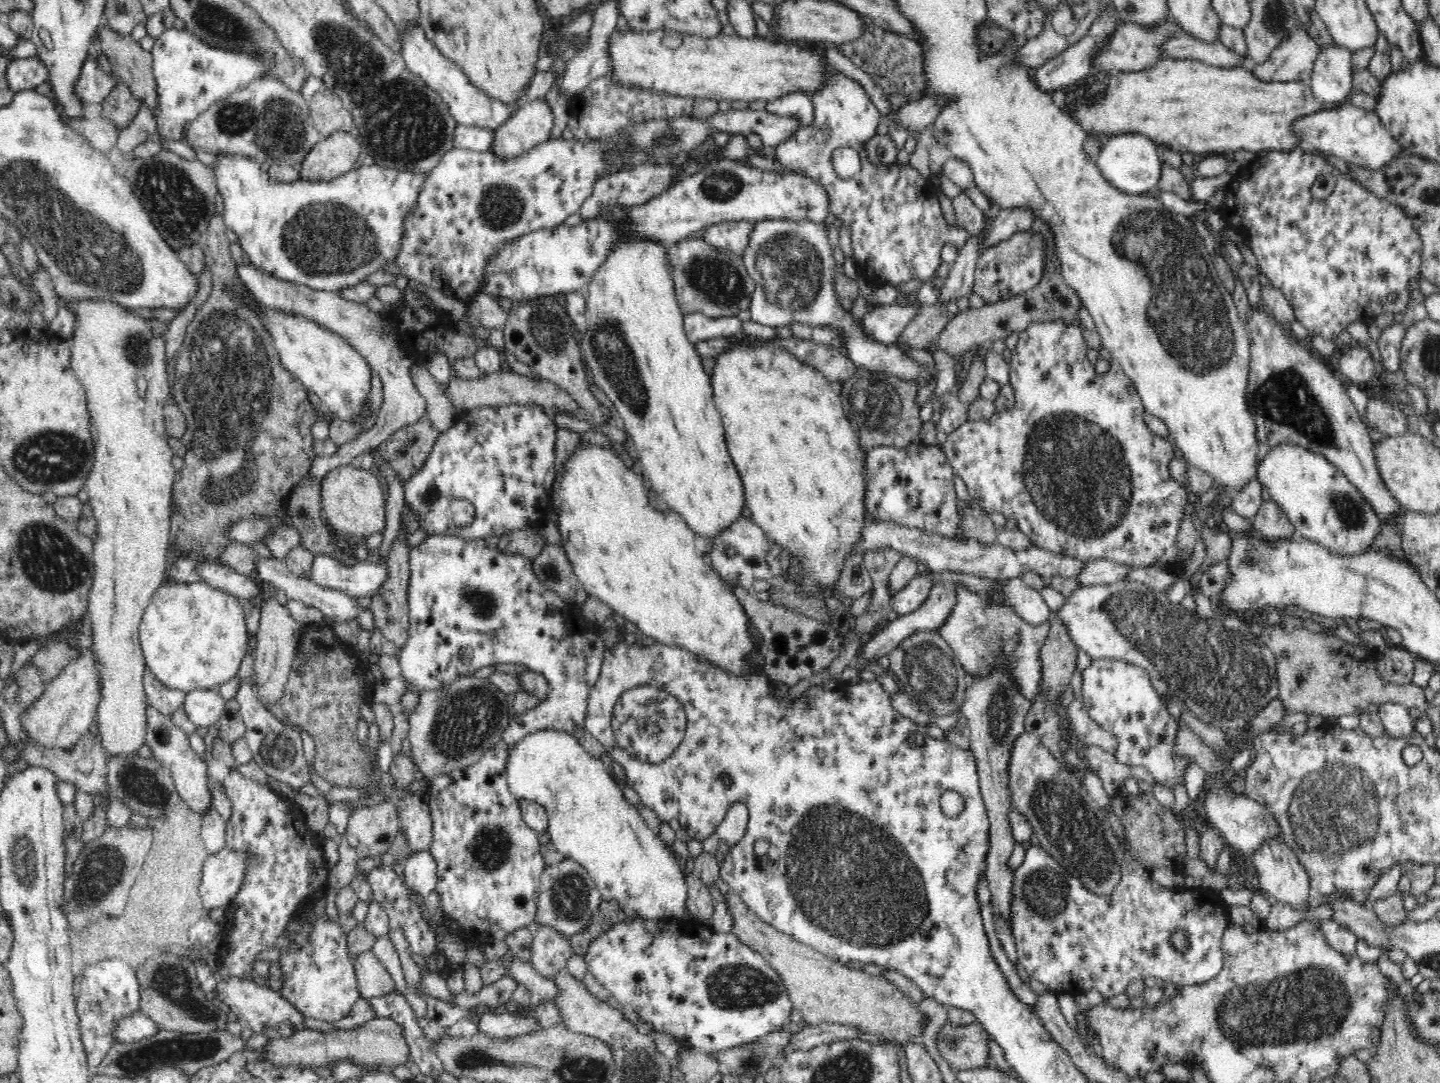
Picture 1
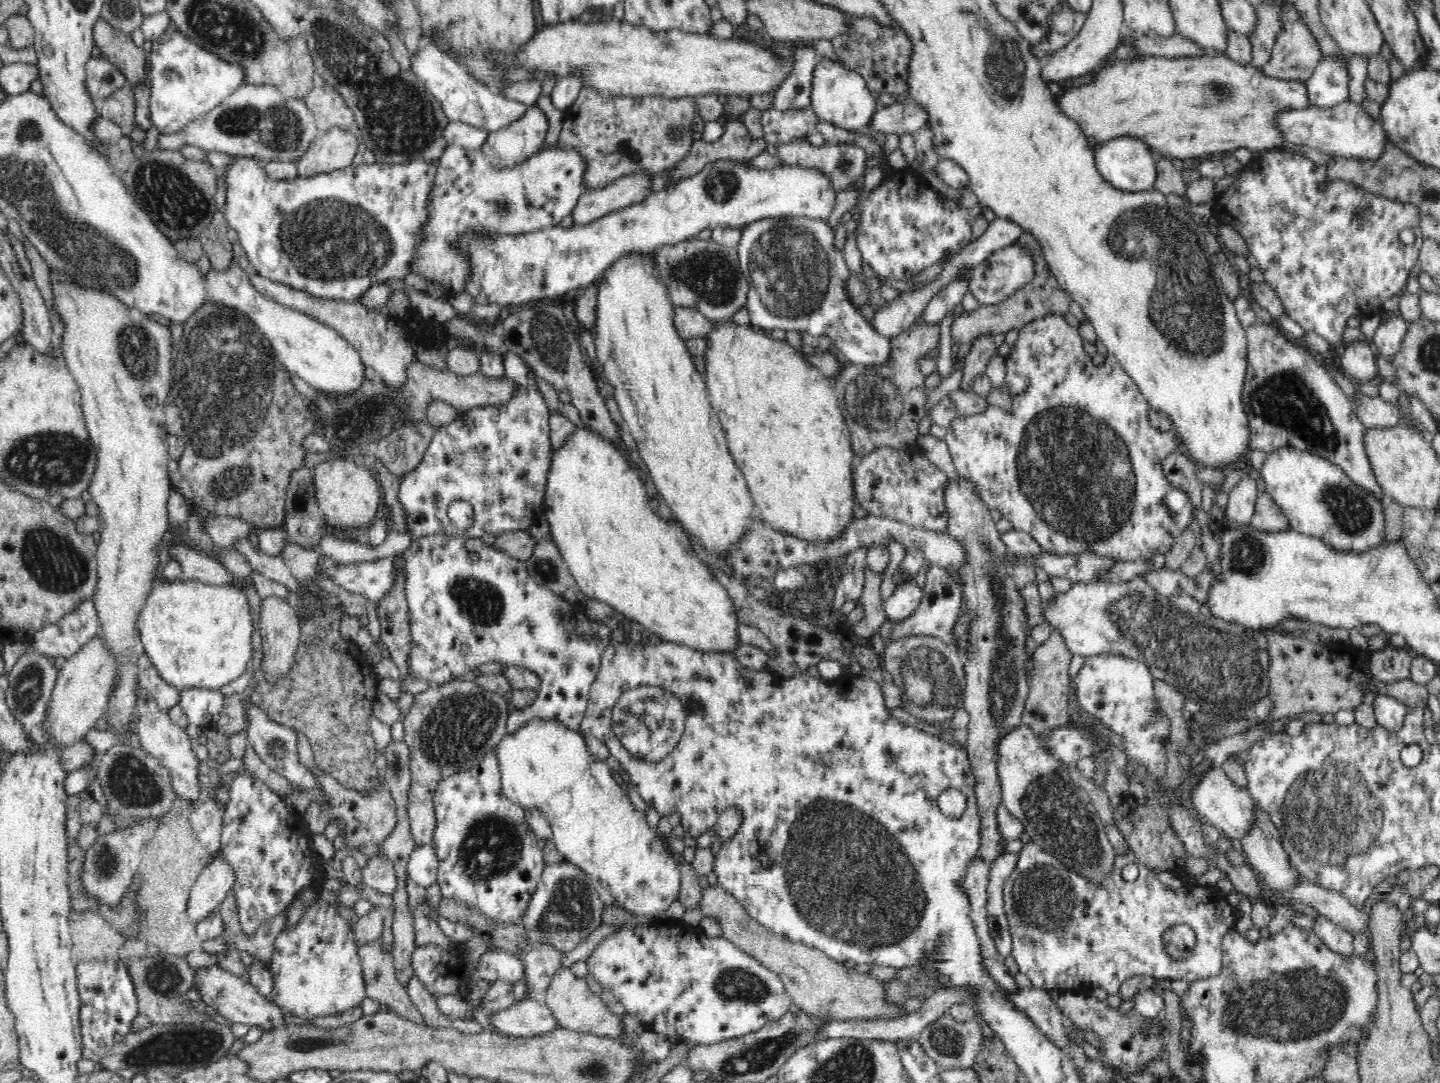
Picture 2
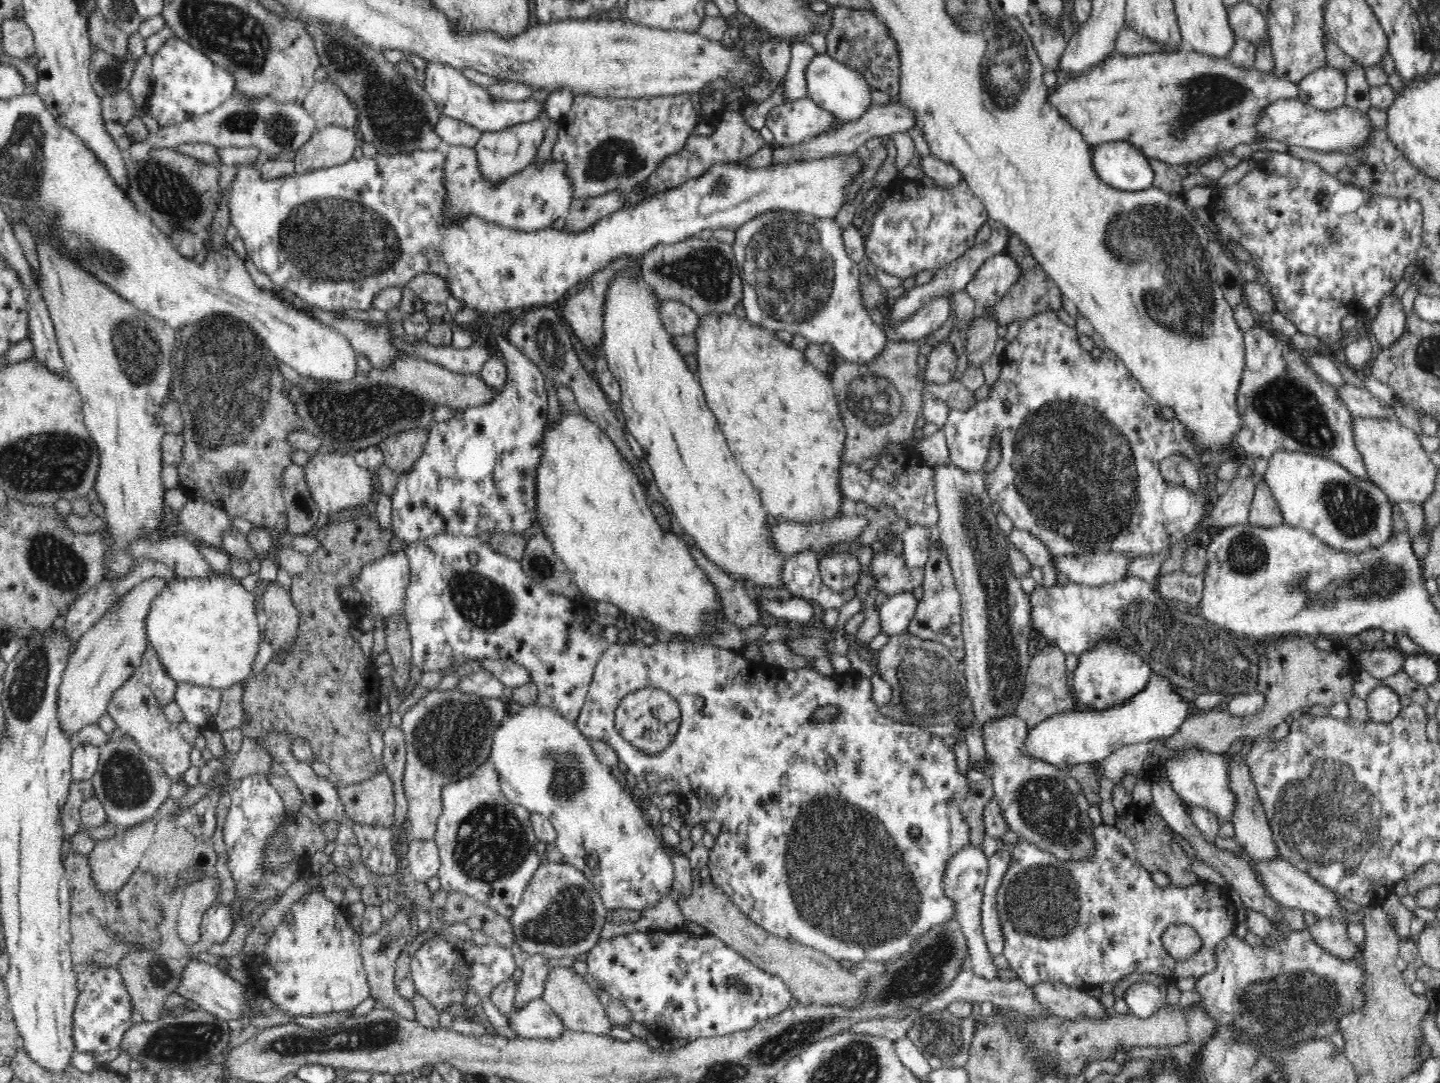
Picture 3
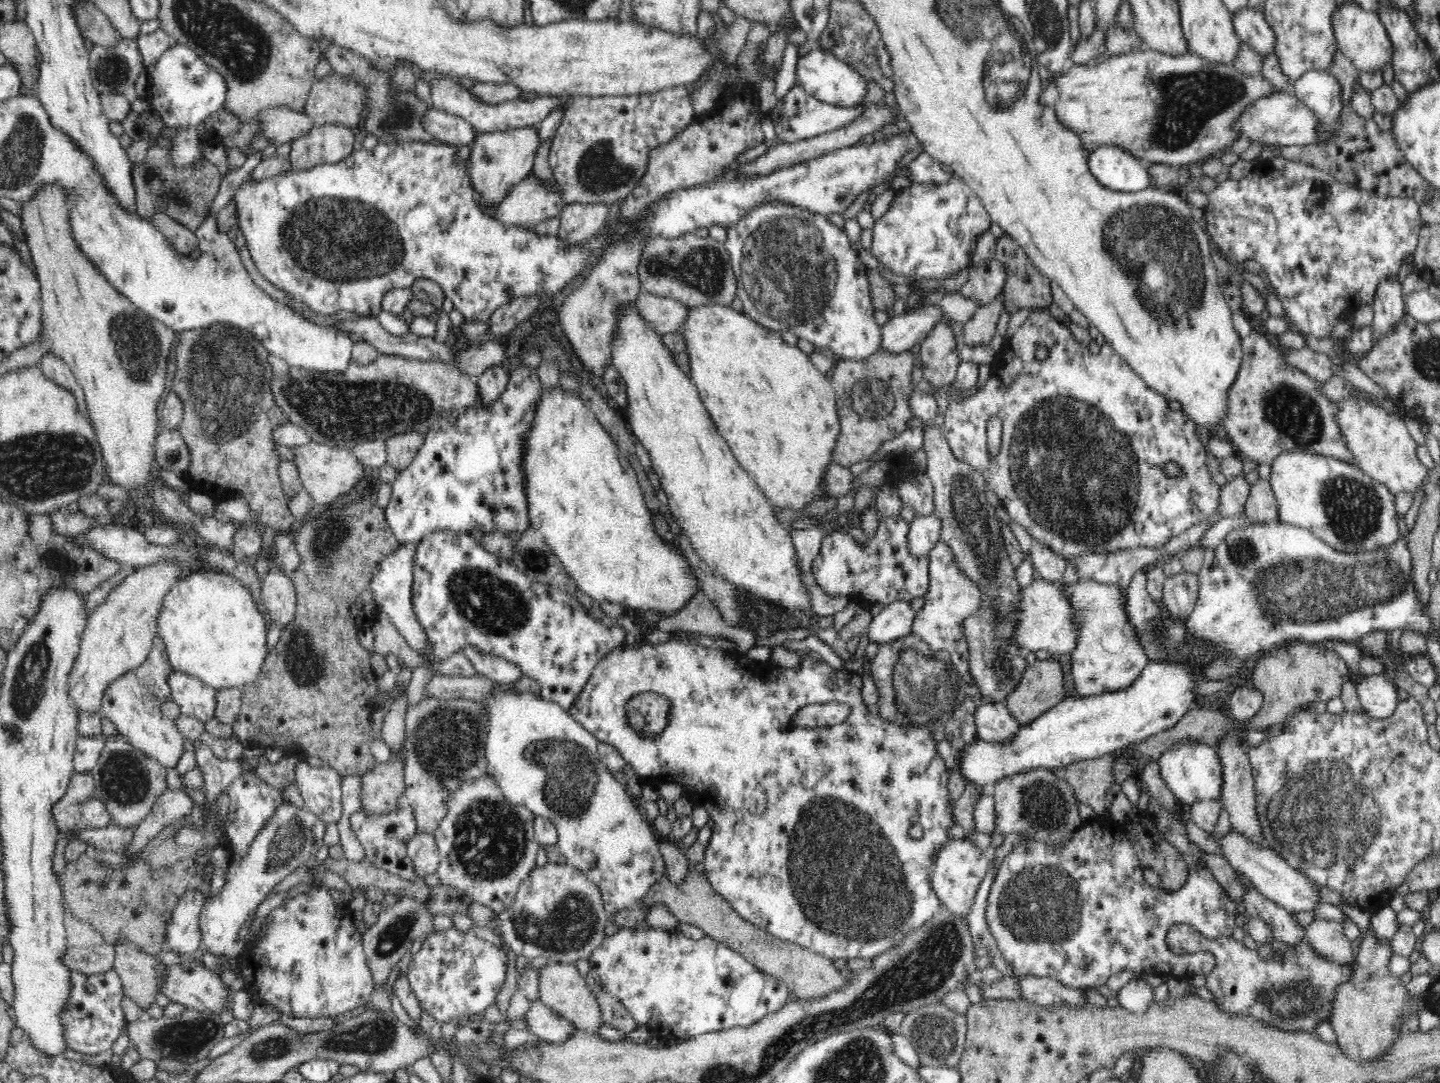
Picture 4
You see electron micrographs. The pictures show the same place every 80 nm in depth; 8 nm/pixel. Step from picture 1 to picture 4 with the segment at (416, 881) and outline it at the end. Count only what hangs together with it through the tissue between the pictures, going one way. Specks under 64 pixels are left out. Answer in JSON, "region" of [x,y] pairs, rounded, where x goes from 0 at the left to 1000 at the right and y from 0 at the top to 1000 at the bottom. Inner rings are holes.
{"region":[[[290,768],[283,779],[283,789],[287,796],[288,803],[292,811],[301,807],[306,796],[302,773],[297,768]]]}

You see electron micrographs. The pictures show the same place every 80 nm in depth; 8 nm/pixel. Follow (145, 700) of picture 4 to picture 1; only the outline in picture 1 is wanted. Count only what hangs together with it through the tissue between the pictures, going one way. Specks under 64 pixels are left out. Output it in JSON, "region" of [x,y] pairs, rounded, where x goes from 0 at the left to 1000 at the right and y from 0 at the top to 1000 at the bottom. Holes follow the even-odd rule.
{"region":[[[101,648],[101,688],[104,690],[106,700],[112,704],[119,713],[124,737],[129,740],[132,749],[142,752],[147,743],[147,733],[144,726],[144,708],[143,700],[140,701],[131,687],[131,680],[121,669],[118,662]]]}

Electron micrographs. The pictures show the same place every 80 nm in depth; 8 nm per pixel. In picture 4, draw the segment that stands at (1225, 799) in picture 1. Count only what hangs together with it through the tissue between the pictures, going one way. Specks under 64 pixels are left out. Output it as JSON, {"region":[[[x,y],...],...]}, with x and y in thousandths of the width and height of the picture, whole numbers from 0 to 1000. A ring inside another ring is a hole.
{"region":[[[820,684],[810,692],[807,700],[803,703],[806,706],[807,718],[819,742],[826,745],[833,740],[848,740],[848,704],[844,692],[836,685]]]}

